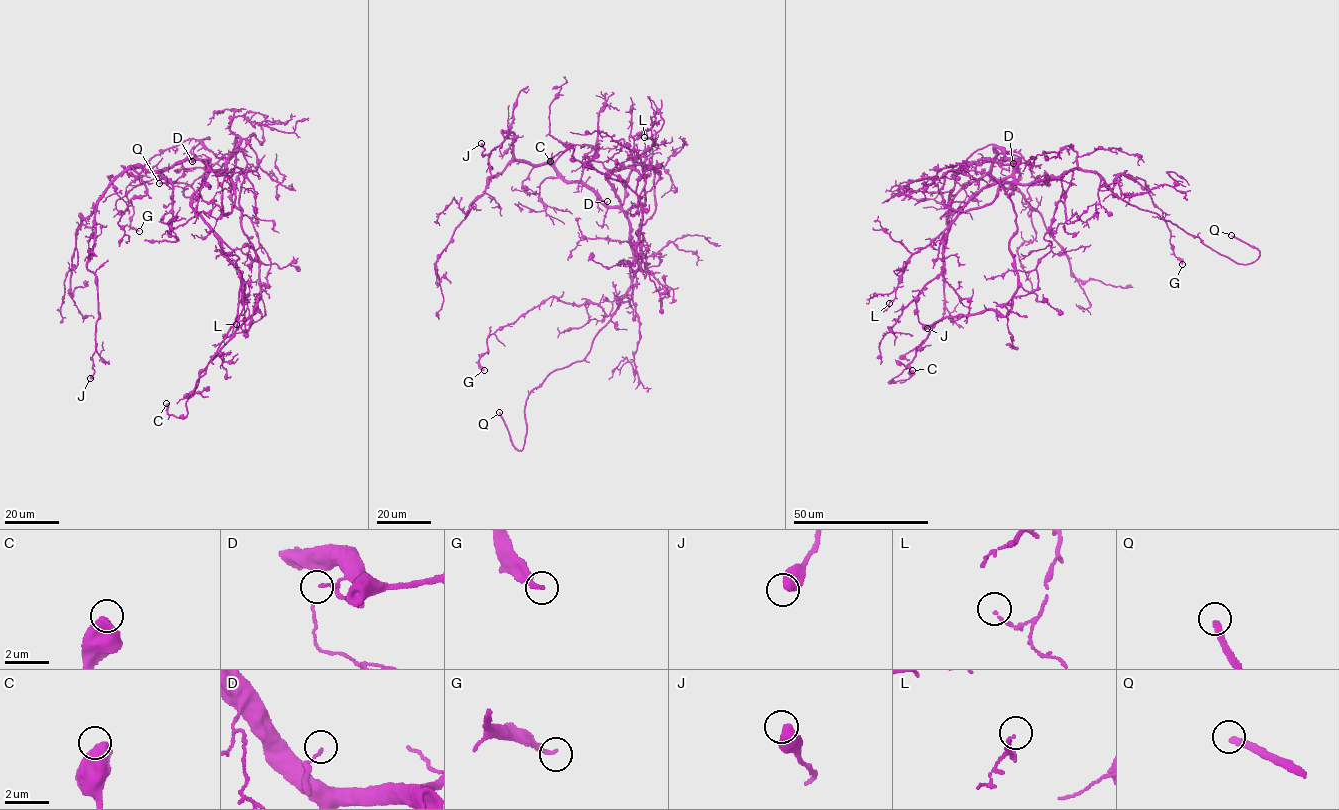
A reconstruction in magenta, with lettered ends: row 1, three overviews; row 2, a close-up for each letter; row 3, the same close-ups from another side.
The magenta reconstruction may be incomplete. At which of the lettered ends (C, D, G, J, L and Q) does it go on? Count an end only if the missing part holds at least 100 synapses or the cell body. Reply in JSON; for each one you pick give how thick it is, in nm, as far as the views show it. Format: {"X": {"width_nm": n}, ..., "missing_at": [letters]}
{"Q": {"width_nm": 280}, "missing_at": ["Q"]}

